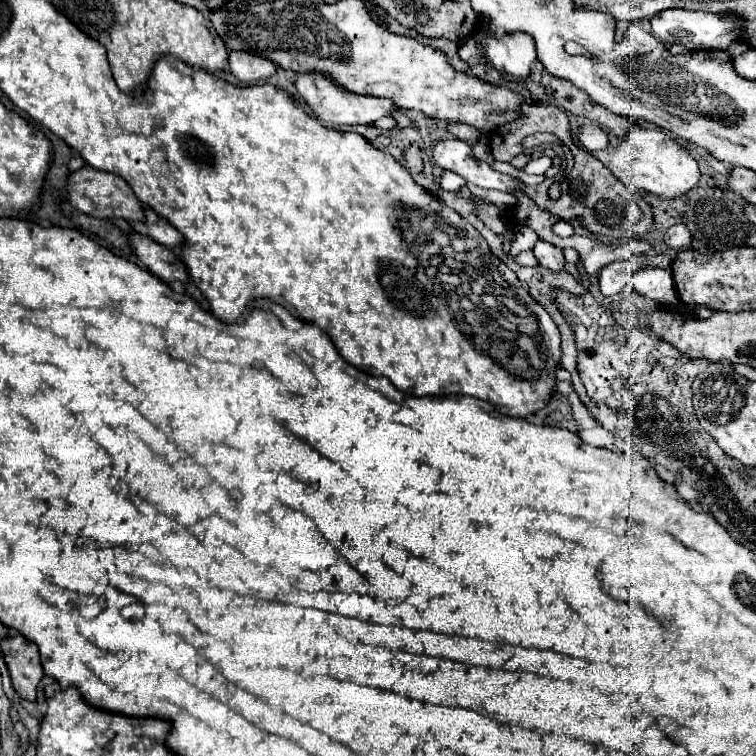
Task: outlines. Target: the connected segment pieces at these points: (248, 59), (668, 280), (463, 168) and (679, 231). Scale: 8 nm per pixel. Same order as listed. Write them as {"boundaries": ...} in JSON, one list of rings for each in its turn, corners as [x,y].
{"boundaries":[[[[229,51],[229,69],[245,85],[263,83],[275,73],[275,63],[247,51]]],[[[645,265],[631,277],[629,285],[635,287],[635,291],[639,295],[649,297],[649,299],[657,301],[659,305],[667,305],[667,307],[679,305],[677,293],[673,291],[673,277],[671,277],[669,269]]],[[[447,139],[435,145],[433,149],[435,165],[445,171],[453,171],[461,175],[467,183],[473,183],[481,189],[497,189],[505,193],[521,191],[523,181],[505,173],[491,169],[489,163],[473,157],[473,147],[461,139]]],[[[673,225],[665,231],[663,241],[671,247],[671,249],[687,249],[691,245],[691,233],[685,225]]]]}

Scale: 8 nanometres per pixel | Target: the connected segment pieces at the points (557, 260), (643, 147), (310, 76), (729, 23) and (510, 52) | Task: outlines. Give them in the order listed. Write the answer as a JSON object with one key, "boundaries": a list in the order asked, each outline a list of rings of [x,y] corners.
{"boundaries":[[[[539,239],[535,243],[535,247],[533,247],[533,253],[535,253],[539,265],[543,265],[545,269],[549,269],[549,271],[563,271],[565,259],[563,259],[563,253],[561,253],[559,247]]],[[[635,125],[631,127],[627,139],[611,153],[611,165],[615,175],[635,191],[645,191],[661,199],[679,199],[689,189],[693,189],[701,177],[697,161],[683,149],[669,133],[653,127]]],[[[311,71],[311,73],[295,73],[295,87],[299,95],[305,99],[305,103],[313,109],[315,117],[323,123],[331,125],[371,125],[377,119],[385,117],[395,105],[389,99],[383,97],[371,97],[371,95],[357,95],[341,85],[337,85],[331,77]]],[[[667,9],[651,17],[651,29],[653,33],[667,41],[669,45],[677,43],[687,47],[689,51],[699,51],[699,49],[727,49],[735,37],[741,33],[741,19],[735,21],[733,15],[729,13],[705,13],[705,11],[681,11],[681,9]]],[[[475,31],[473,37],[481,39],[485,57],[497,71],[515,77],[529,77],[529,65],[535,59],[535,41],[531,35],[515,31],[509,35],[493,33],[487,37],[483,31]]]]}

